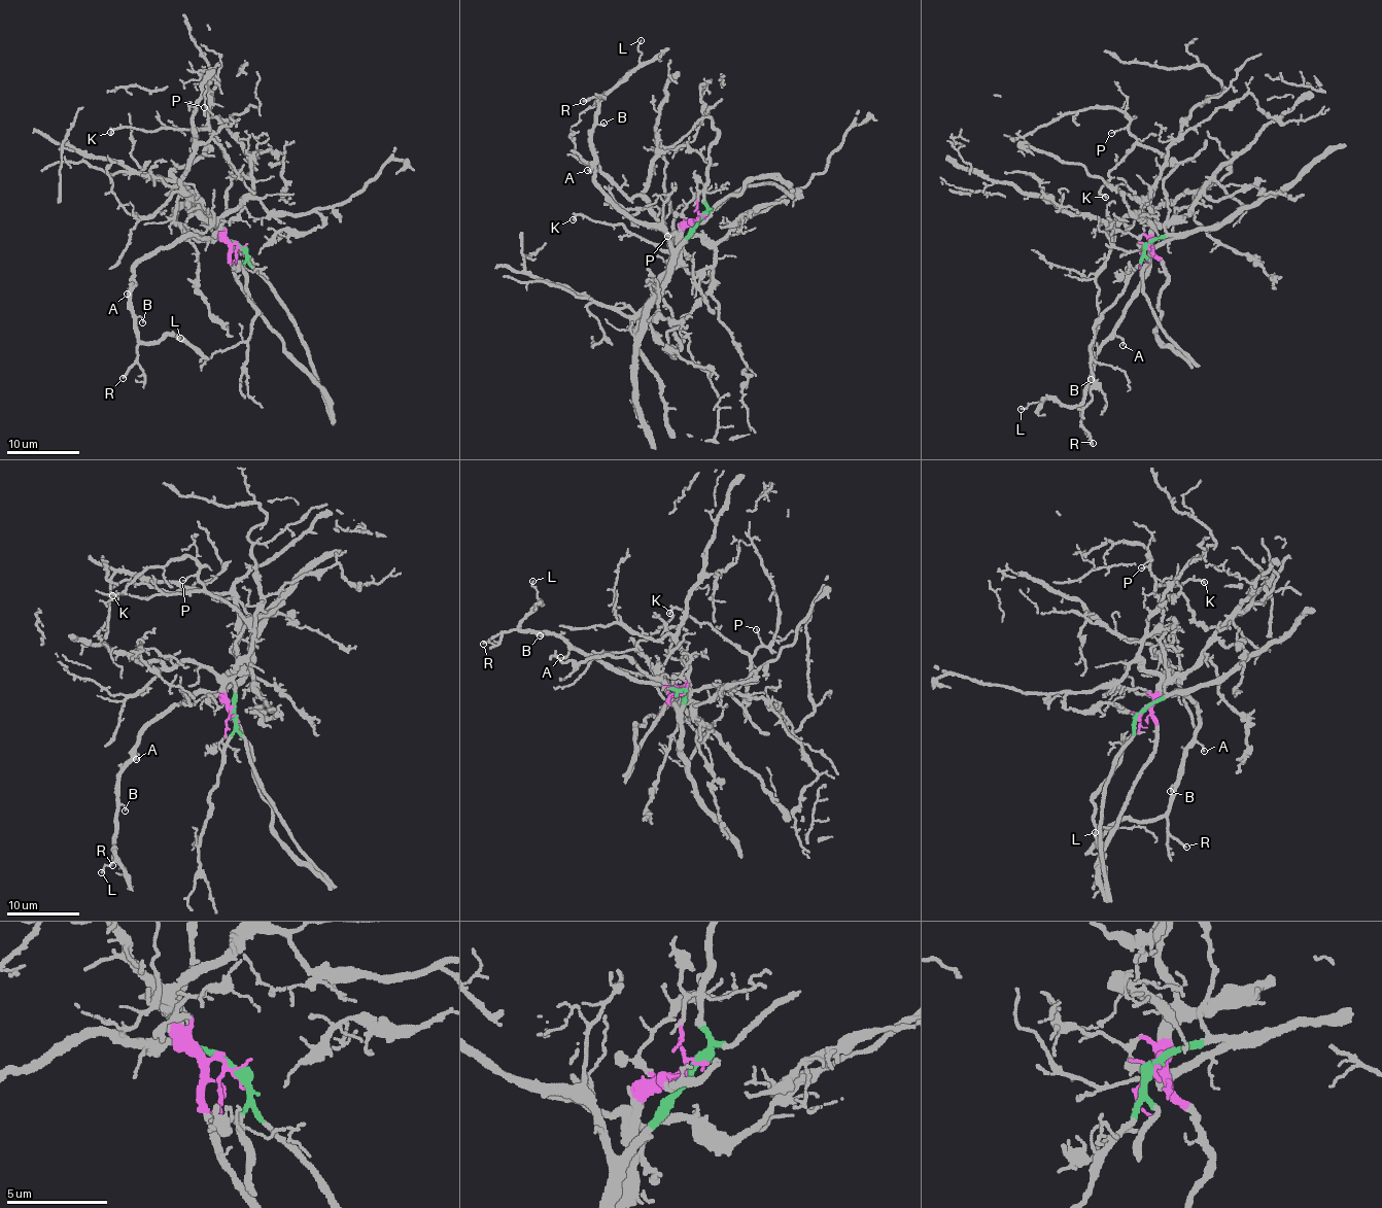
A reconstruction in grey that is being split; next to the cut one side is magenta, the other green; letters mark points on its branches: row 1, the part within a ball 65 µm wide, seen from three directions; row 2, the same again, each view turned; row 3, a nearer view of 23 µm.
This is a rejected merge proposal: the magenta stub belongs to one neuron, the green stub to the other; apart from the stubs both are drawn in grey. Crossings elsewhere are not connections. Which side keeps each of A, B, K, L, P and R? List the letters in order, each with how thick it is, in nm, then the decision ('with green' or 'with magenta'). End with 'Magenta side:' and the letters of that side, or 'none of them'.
A: 120 nm | with green
B: 80 nm | with green
K: 140 nm | with magenta
L: 90 nm | with green
P: 90 nm | with magenta
R: 200 nm | with green
Magenta side: K, P

